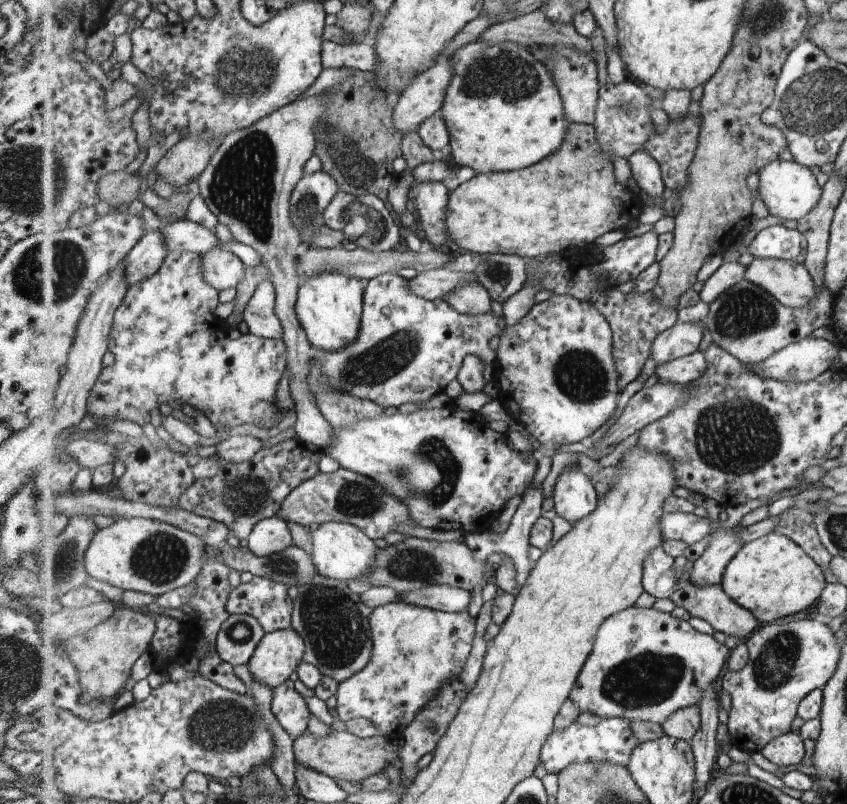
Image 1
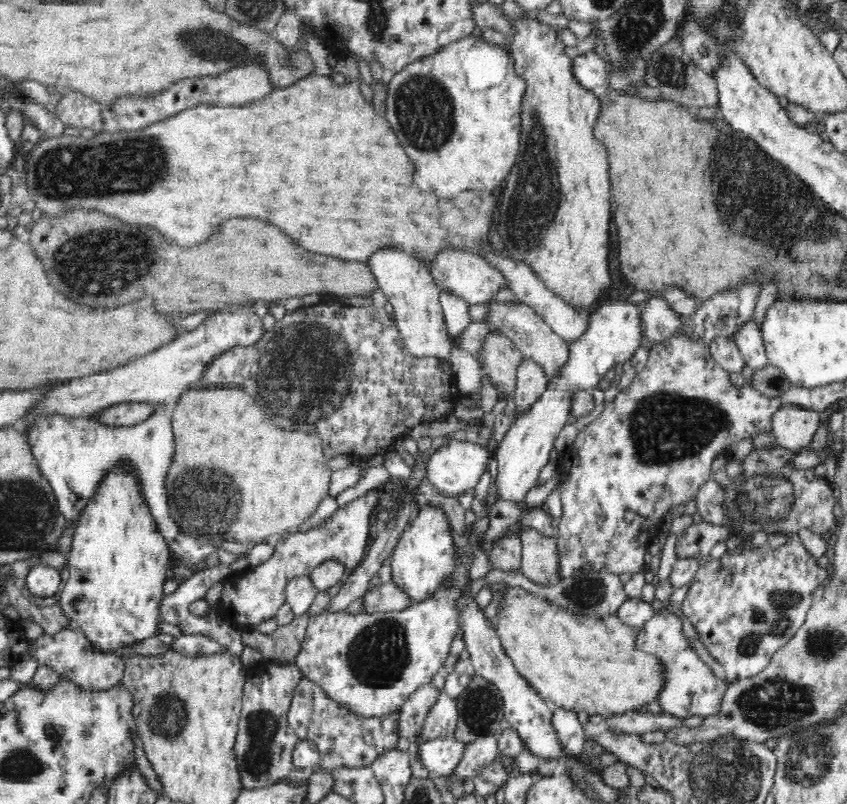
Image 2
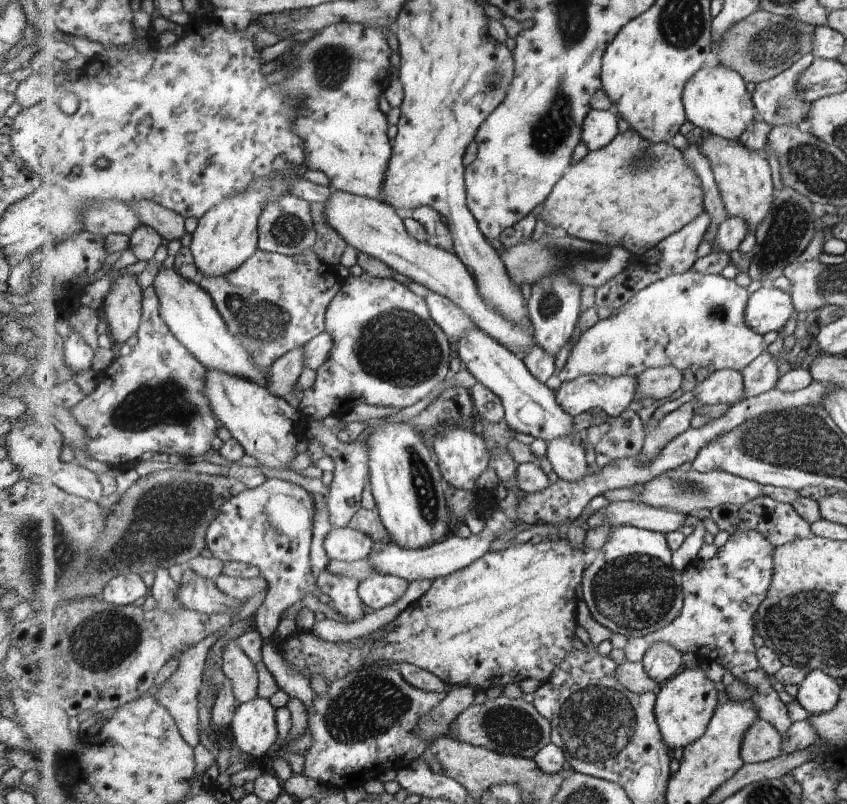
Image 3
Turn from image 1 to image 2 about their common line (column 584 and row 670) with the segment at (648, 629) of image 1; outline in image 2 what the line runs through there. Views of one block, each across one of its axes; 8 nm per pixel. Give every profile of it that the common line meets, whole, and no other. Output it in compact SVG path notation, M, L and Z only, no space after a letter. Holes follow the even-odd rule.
M659 610L639 629L639 647L643 651L656 653L667 666L667 682L658 700L663 712L684 721L692 716L704 718L717 714L723 706L728 682L720 680L712 670L701 661L688 638L682 631L682 616L670 610Z

